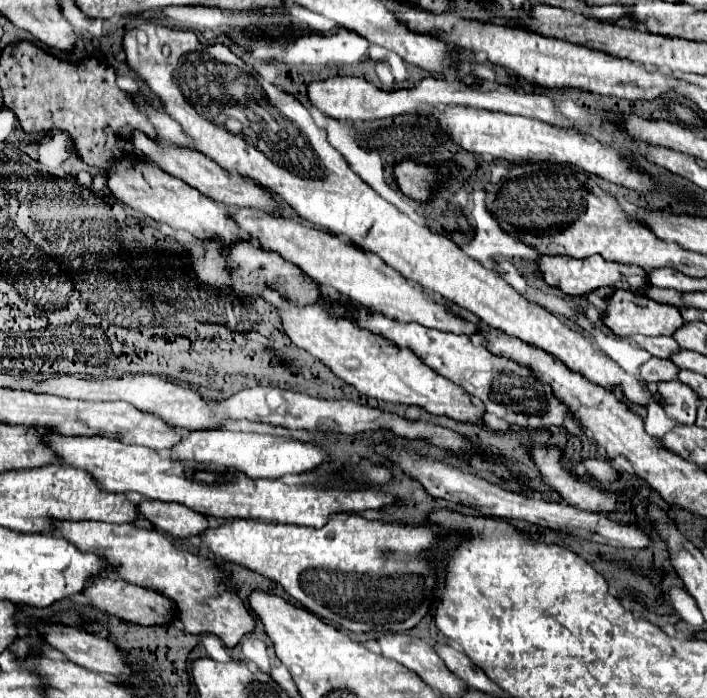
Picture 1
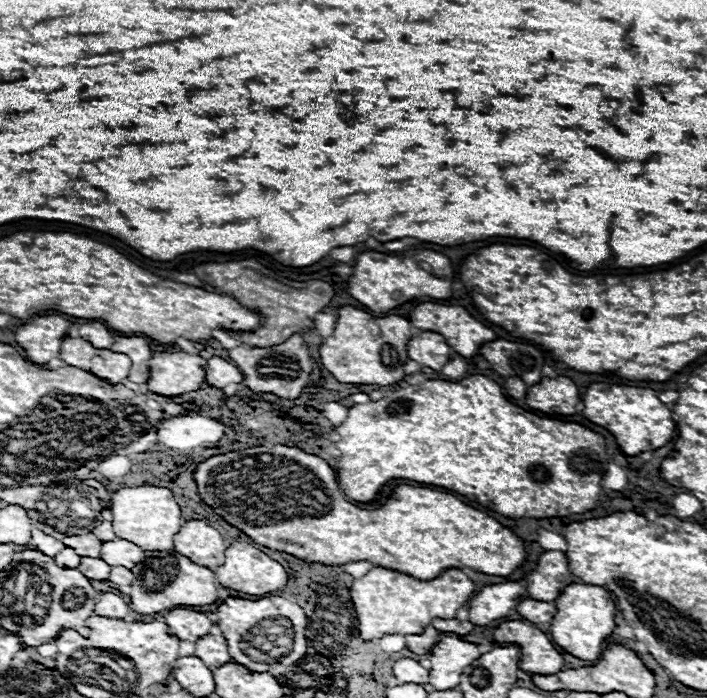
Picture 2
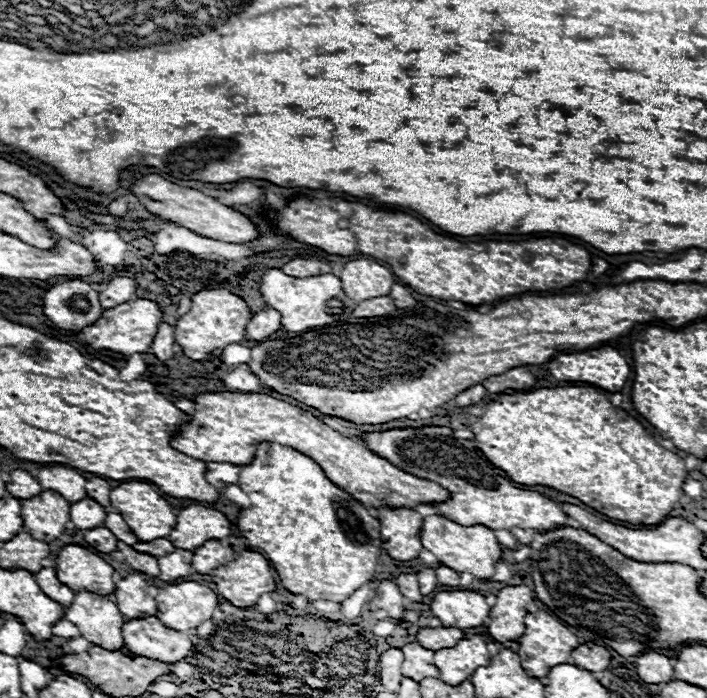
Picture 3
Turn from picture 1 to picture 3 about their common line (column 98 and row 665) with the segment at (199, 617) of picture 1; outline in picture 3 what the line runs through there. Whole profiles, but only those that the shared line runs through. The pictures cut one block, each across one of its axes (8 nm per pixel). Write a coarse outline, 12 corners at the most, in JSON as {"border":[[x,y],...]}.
{"border":[[526,614],[518,656],[530,676],[572,662],[580,646],[554,616]]}

